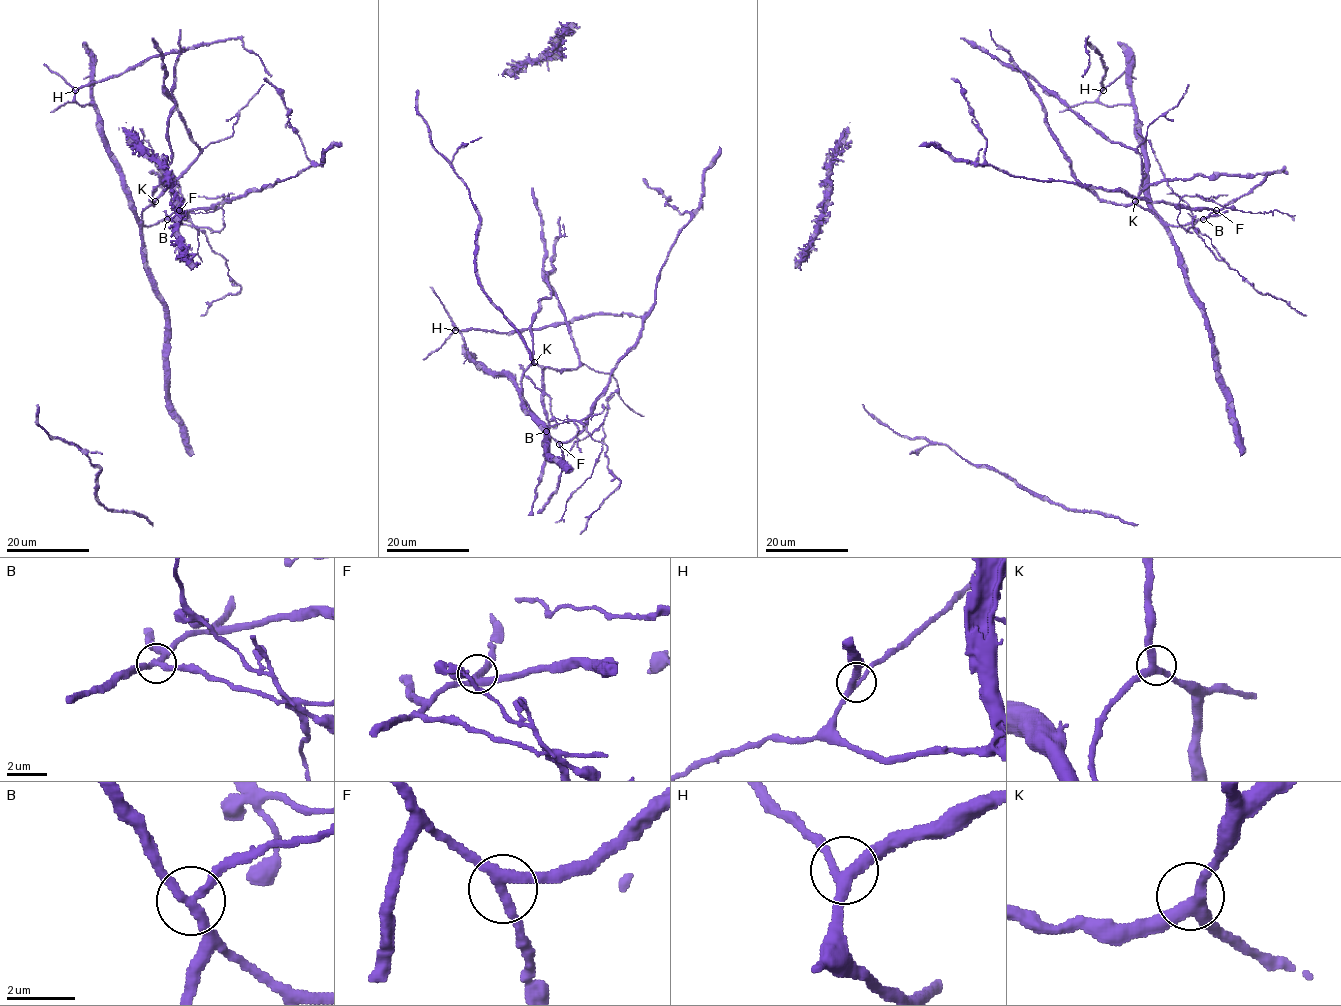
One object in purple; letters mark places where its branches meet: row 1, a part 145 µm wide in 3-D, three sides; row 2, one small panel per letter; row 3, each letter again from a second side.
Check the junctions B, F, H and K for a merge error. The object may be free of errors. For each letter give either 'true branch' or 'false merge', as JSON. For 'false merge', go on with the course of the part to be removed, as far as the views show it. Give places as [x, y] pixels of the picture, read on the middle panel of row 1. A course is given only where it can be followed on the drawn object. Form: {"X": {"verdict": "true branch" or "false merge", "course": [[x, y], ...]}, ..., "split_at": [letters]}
{"B": {"verdict": "false merge", "course": [[547, 430], [599, 414], [602, 405], [608, 410], [602, 449], [592, 474], [574, 491], [563, 516], [555, 522]]}, "F": {"verdict": "true branch"}, "H": {"verdict": "true branch"}, "K": {"verdict": "true branch"}, "split_at": ["B"]}

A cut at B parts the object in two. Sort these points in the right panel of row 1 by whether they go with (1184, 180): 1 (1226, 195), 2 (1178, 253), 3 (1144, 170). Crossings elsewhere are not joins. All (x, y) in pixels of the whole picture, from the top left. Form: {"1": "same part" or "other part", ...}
{"1": "other part", "2": "same part", "3": "same part"}

